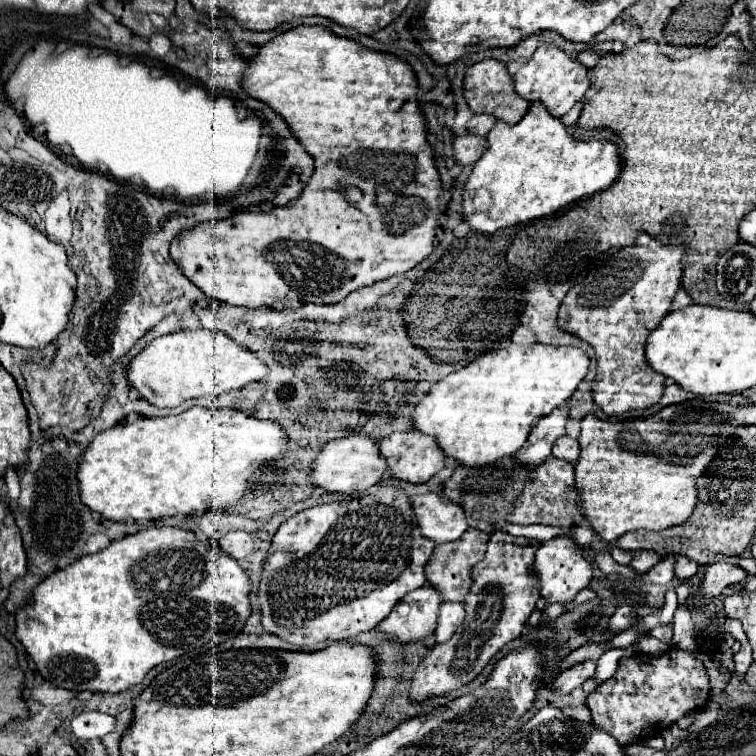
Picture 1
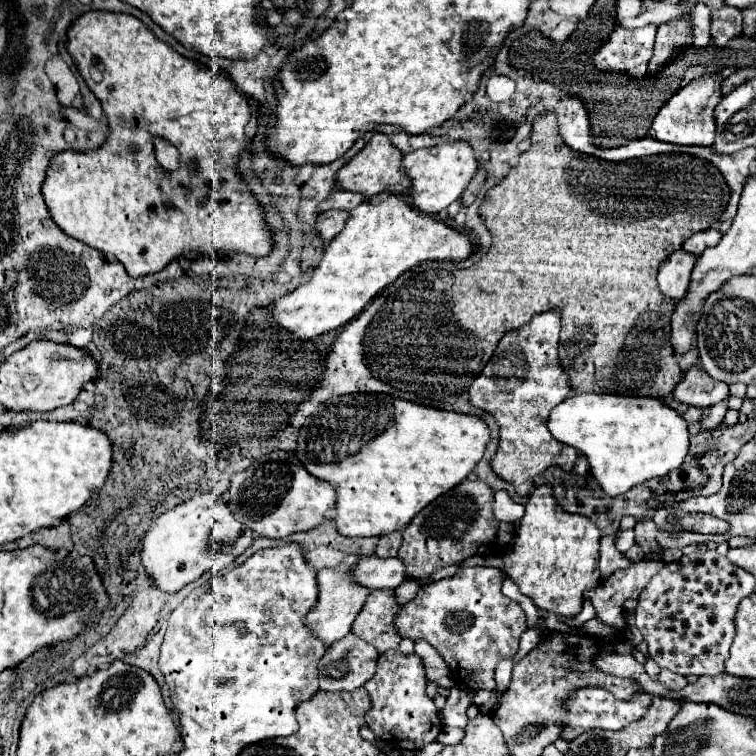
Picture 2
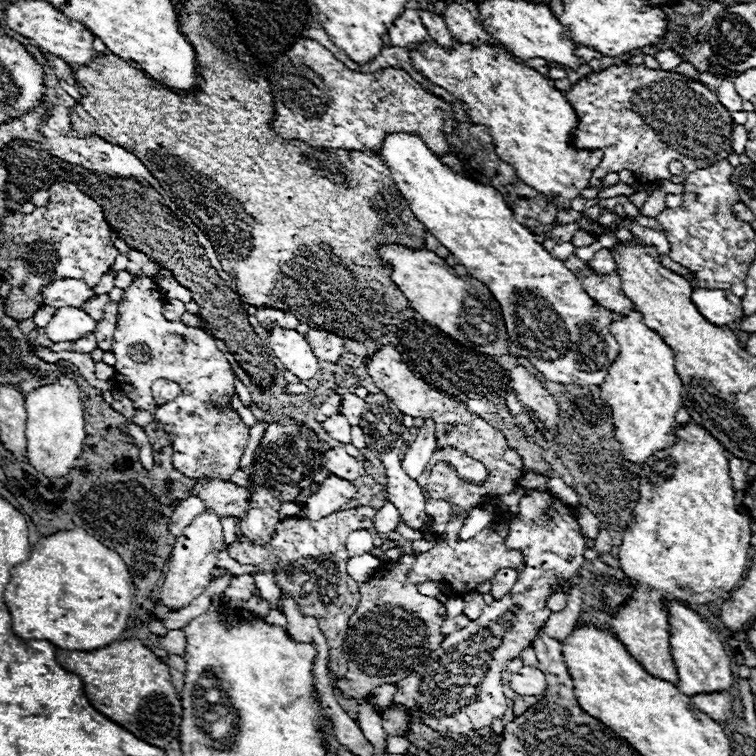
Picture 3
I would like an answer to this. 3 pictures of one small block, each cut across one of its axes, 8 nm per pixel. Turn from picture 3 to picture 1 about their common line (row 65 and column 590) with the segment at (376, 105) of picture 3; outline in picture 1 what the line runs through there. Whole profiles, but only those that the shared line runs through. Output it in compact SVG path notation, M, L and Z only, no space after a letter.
M656 240L612 250L604 266L600 266L594 274L588 274L582 282L572 286L560 304L560 312L558 312L560 328L590 342L596 350L598 376L592 384L594 402L608 416L620 416L632 408L648 408L662 398L662 392L666 388L664 384L666 378L664 374L656 372L648 364L646 340L652 334L652 330L658 328L662 318L670 312L672 300L682 286L682 274L684 274L682 258L684 256L686 256L686 246L670 246Z

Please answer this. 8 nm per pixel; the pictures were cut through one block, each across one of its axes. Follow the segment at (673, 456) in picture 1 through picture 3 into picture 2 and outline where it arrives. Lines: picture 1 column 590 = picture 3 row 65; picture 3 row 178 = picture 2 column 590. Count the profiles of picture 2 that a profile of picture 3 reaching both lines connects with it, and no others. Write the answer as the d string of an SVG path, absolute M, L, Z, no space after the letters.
M542 484L526 502L526 514L518 524L514 550L503 556L471 556L462 561L459 569L475 566L502 568L514 580L518 590L540 610L574 618L582 610L584 592L600 584L598 546L600 530L596 530L594 522L560 510L560 506L554 502L550 486Z

